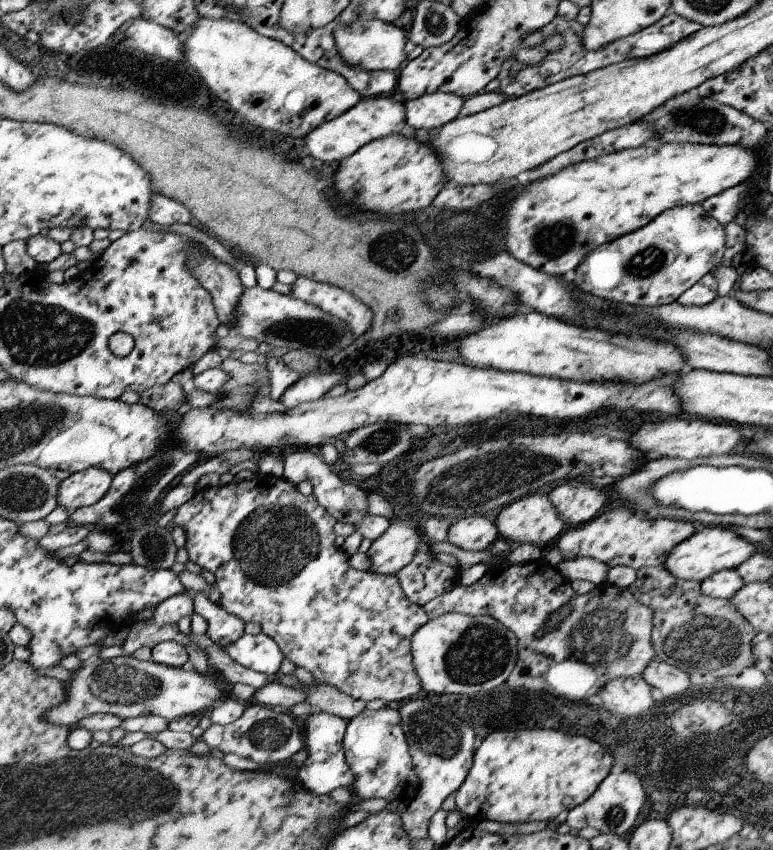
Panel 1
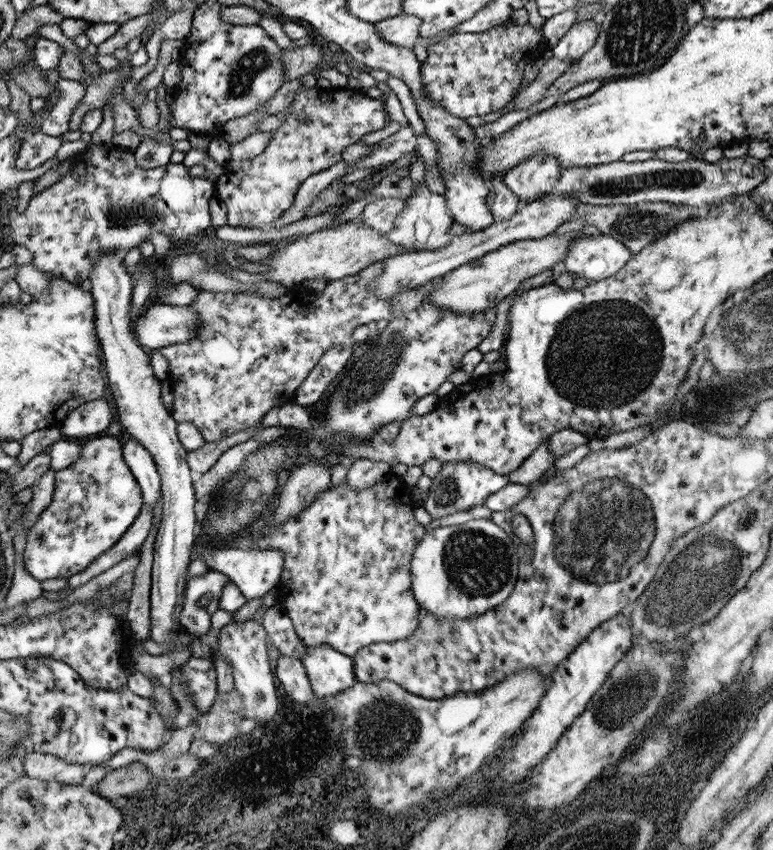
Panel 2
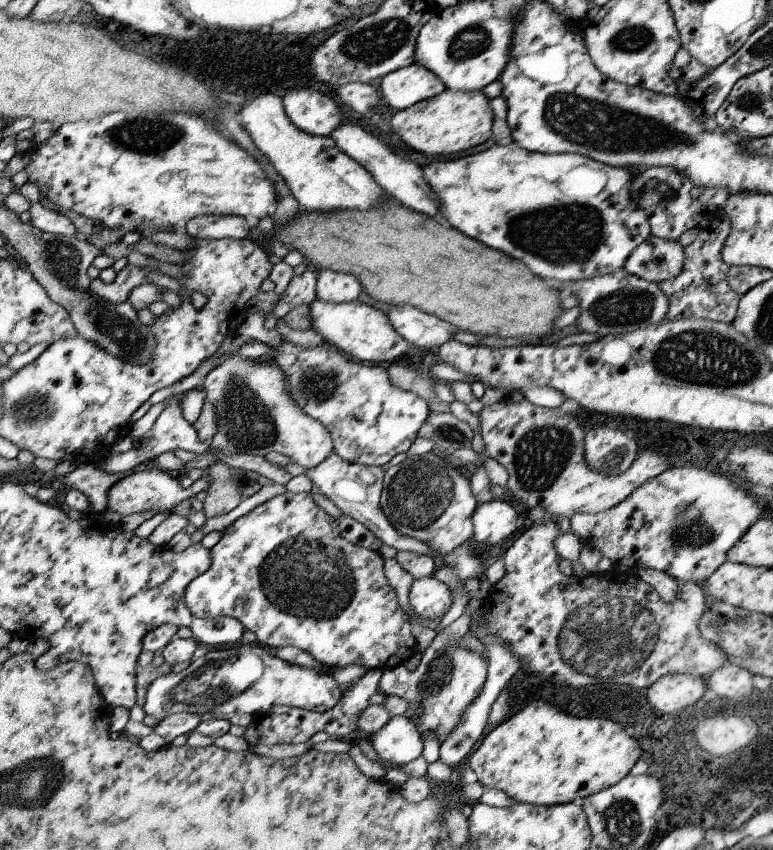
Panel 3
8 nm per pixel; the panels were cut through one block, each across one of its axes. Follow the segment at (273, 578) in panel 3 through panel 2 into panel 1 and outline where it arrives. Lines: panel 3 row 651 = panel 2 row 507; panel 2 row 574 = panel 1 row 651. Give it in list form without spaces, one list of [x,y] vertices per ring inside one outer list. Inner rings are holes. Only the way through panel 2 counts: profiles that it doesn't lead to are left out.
[[[255,474],[255,478],[251,480],[241,480],[241,482],[231,482],[225,486],[215,486],[215,488],[201,488],[195,490],[193,498],[189,498],[185,504],[181,504],[181,508],[177,508],[177,512],[171,518],[173,526],[181,526],[183,534],[185,534],[185,550],[189,556],[189,562],[197,564],[201,570],[211,572],[215,576],[215,588],[219,590],[221,598],[217,602],[219,608],[223,608],[227,614],[237,616],[239,620],[245,622],[259,622],[261,624],[261,634],[269,636],[271,640],[275,640],[275,644],[279,646],[281,654],[297,666],[305,668],[317,684],[329,684],[339,688],[339,692],[355,698],[355,700],[385,700],[387,706],[399,706],[405,700],[409,700],[411,696],[415,696],[417,692],[421,692],[421,684],[419,678],[413,670],[413,656],[411,656],[411,638],[415,634],[415,630],[419,630],[423,624],[429,622],[429,618],[425,616],[423,608],[419,608],[417,604],[409,602],[395,576],[383,576],[383,574],[375,574],[375,572],[359,572],[355,568],[349,566],[349,558],[341,548],[335,548],[335,534],[333,534],[333,526],[337,524],[333,520],[333,516],[329,516],[317,502],[315,502],[315,494],[313,496],[301,496],[297,492],[297,486],[289,484],[283,478],[273,478],[273,476],[261,476]]]

